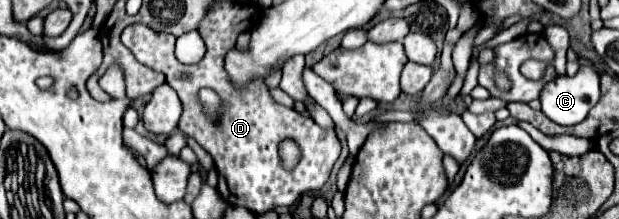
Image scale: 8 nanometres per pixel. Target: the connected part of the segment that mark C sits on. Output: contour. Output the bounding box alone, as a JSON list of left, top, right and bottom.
[539,66,601,126]

